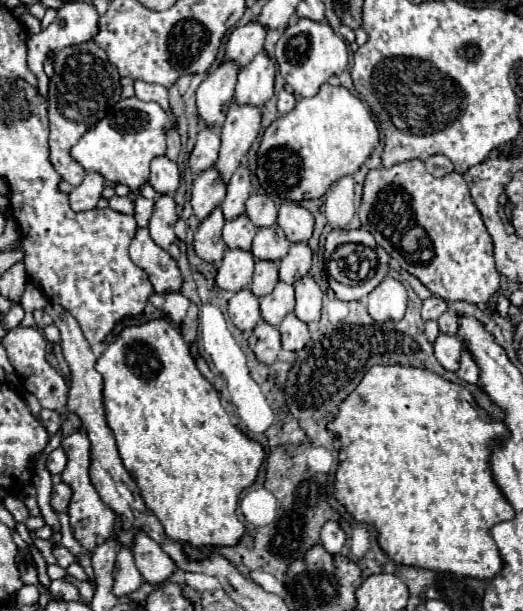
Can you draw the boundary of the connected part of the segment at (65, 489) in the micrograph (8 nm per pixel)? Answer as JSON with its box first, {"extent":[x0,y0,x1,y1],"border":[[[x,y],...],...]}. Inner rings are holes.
{"extent":[52,483,72,511],"border":[[[58,483],[52,487],[52,507],[54,511],[68,511],[72,499],[72,489],[66,483]]]}

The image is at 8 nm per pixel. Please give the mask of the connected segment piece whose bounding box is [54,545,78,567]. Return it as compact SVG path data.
M58 547L58 549L54 549L54 557L58 559L58 563L62 563L64 567L68 567L68 565L72 565L72 563L78 563L78 559L76 559L76 555L72 555L66 547Z

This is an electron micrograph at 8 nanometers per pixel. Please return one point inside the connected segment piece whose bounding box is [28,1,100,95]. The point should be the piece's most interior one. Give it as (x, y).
(77, 22)

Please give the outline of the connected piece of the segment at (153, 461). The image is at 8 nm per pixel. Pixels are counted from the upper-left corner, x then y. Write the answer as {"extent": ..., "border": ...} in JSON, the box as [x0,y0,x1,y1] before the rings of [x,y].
{"extent":[96,319,264,549],"border":[[[166,319],[126,327],[100,355],[96,371],[104,377],[102,395],[106,421],[116,437],[120,459],[140,487],[146,507],[162,523],[166,535],[192,549],[238,545],[246,531],[236,517],[238,499],[258,477],[264,463],[264,449],[230,421],[218,391],[194,365],[190,347],[184,343],[180,329]]]}

